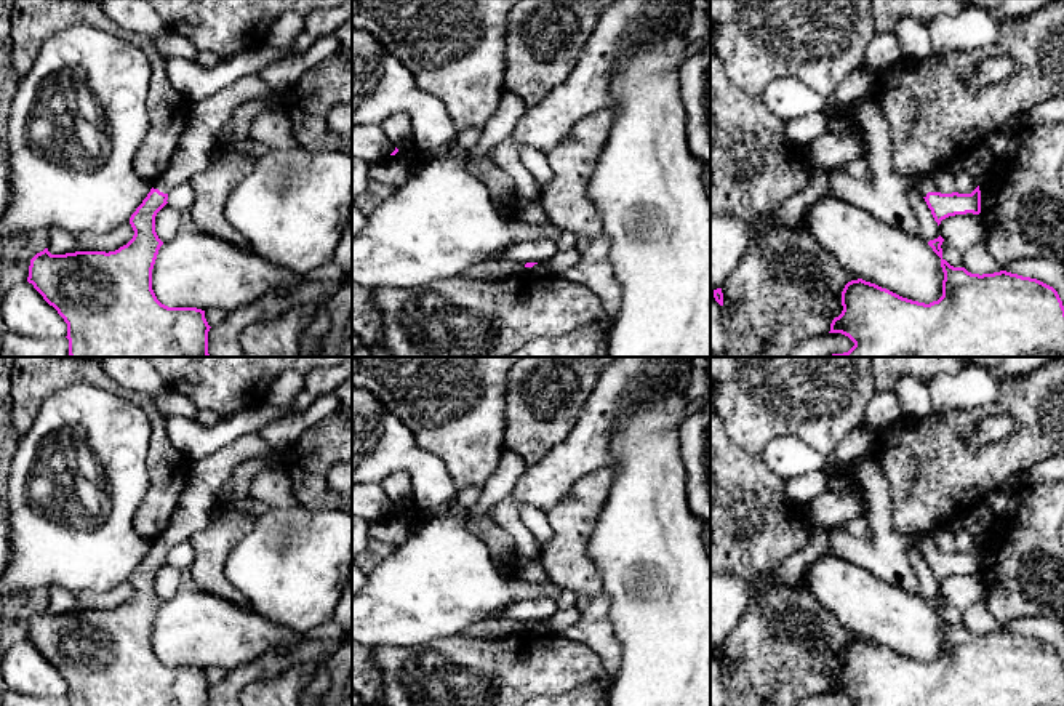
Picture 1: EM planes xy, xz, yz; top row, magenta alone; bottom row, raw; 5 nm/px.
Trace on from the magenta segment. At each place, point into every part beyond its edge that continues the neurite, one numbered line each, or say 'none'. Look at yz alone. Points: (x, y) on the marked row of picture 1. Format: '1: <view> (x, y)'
1: yz (924, 183)

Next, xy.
1: xy (207, 116)

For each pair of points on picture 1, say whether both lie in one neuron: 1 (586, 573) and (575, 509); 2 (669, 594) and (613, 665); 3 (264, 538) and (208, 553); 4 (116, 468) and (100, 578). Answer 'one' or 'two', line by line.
1: one
2: two
3: two
4: one

